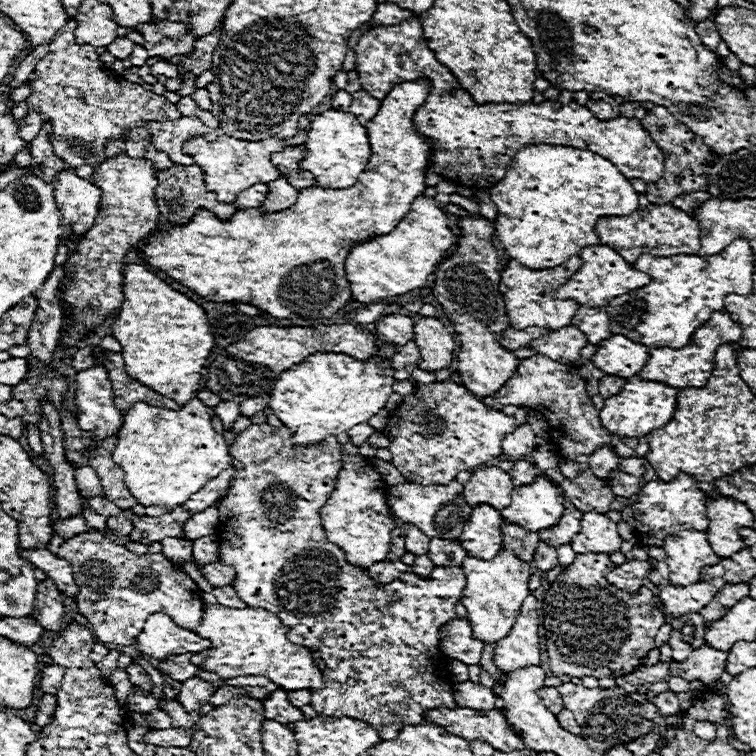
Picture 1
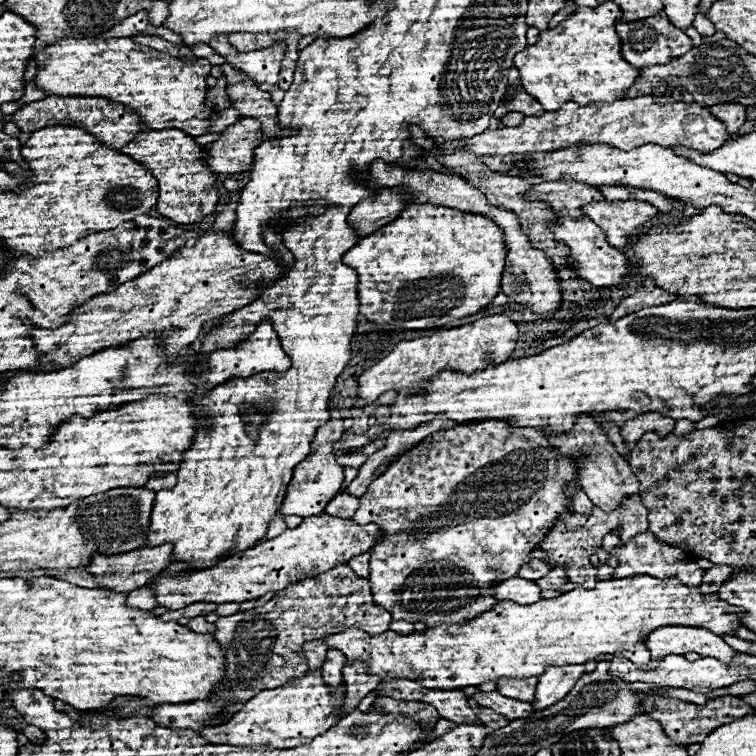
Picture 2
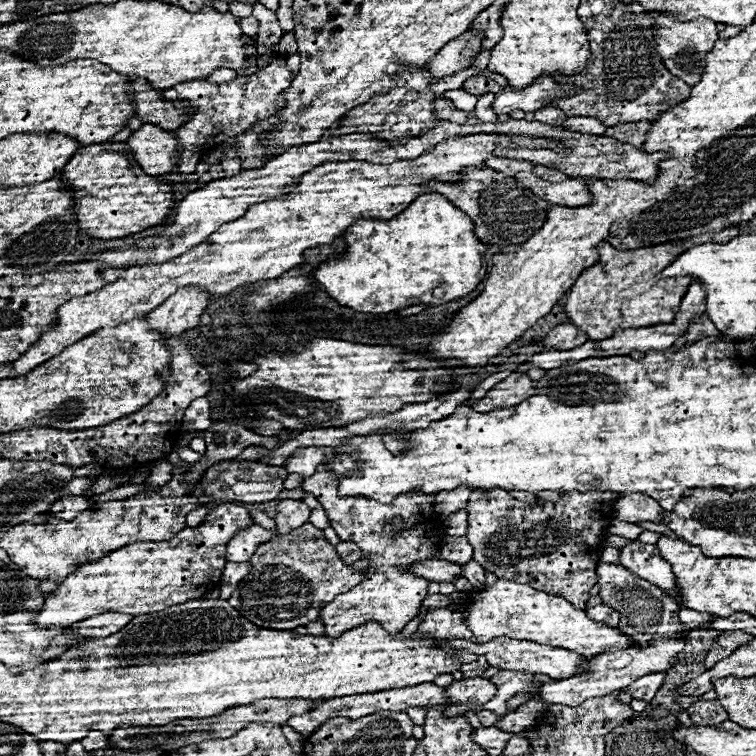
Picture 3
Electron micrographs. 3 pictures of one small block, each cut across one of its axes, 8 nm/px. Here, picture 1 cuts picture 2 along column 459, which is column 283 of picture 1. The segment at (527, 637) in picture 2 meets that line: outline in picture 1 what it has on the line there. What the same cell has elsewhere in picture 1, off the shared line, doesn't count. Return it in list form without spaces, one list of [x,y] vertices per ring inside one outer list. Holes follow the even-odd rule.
[[[206,604],[202,622],[194,632],[210,640],[212,648],[193,654],[191,663],[218,674],[220,678],[264,676],[282,690],[316,690],[324,686],[322,672],[314,666],[310,650],[288,642],[288,626],[284,626],[276,614],[264,608],[240,610],[222,604]]]

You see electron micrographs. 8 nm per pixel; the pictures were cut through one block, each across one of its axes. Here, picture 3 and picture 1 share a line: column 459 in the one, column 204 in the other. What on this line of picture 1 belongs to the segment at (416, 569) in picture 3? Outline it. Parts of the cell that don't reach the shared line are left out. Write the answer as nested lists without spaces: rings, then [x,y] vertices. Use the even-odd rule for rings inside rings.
[[[212,562],[212,564],[204,564],[202,566],[202,574],[204,578],[212,584],[212,586],[230,586],[234,580],[234,570],[228,564],[222,562]]]

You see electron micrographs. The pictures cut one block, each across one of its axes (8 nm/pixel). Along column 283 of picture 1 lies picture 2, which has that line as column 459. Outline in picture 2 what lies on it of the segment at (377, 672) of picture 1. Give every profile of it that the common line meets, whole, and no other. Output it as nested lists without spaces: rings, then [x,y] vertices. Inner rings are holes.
[[[486,420],[478,424],[466,424],[452,430],[438,430],[424,438],[420,444],[416,444],[412,450],[402,454],[394,464],[388,466],[388,470],[378,476],[372,486],[368,486],[366,494],[360,498],[360,508],[352,516],[356,524],[378,524],[382,528],[382,538],[370,548],[370,588],[374,604],[388,610],[394,620],[408,620],[408,622],[426,622],[428,626],[436,626],[436,622],[464,622],[464,618],[470,618],[472,614],[480,614],[480,610],[488,610],[488,606],[494,606],[494,598],[474,598],[480,596],[478,590],[490,588],[492,582],[500,582],[504,578],[512,578],[512,574],[518,574],[520,566],[530,562],[528,554],[536,548],[540,538],[550,530],[554,520],[568,516],[570,504],[568,496],[564,494],[564,488],[572,484],[580,488],[576,482],[576,466],[572,458],[564,458],[552,450],[552,446],[546,442],[544,434],[534,428],[514,428],[510,430],[504,426],[502,420]]]

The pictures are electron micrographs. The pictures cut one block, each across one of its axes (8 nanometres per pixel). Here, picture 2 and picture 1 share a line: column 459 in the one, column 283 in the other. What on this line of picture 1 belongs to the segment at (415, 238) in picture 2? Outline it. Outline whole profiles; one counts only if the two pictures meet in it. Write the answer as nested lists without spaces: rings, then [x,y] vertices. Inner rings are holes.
[[[416,80],[402,82],[388,92],[376,118],[366,124],[372,154],[356,186],[348,190],[324,190],[318,186],[304,188],[300,190],[298,202],[294,206],[274,214],[264,214],[258,208],[250,208],[236,210],[230,220],[220,220],[208,210],[196,210],[186,226],[158,224],[156,234],[152,234],[142,246],[136,246],[138,256],[208,302],[244,302],[278,320],[292,320],[296,316],[318,320],[330,318],[352,300],[344,270],[344,260],[352,246],[392,232],[410,210],[414,198],[418,198],[426,188],[424,176],[428,172],[430,146],[428,140],[424,140],[424,136],[414,130],[412,116],[420,104],[424,104],[428,90],[428,80]]]

